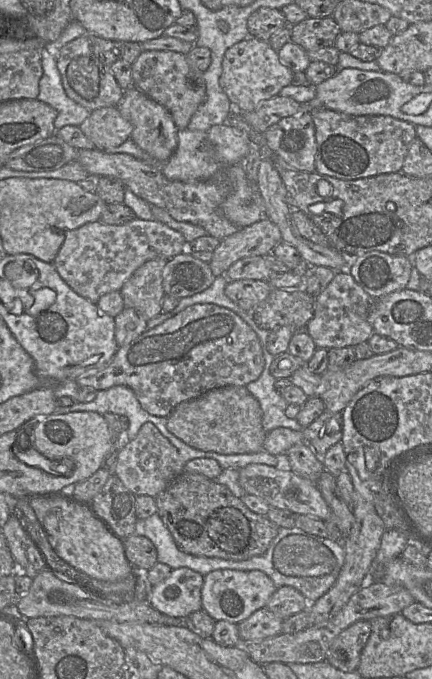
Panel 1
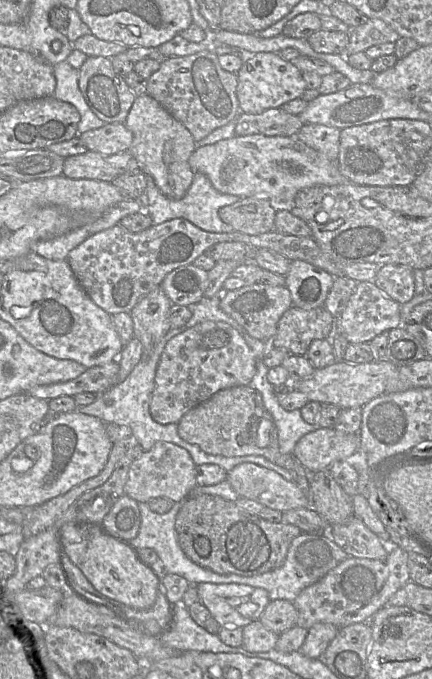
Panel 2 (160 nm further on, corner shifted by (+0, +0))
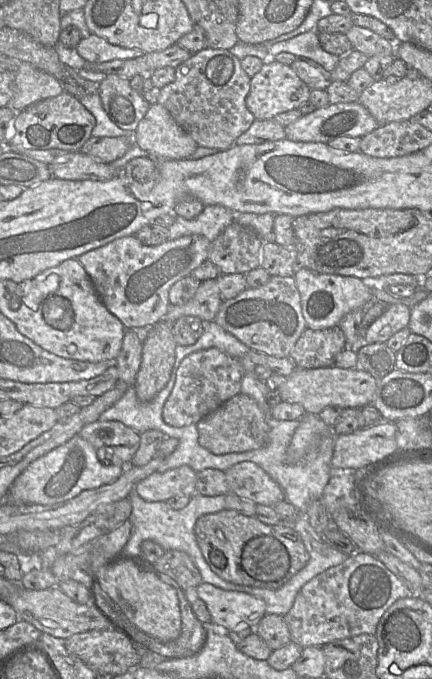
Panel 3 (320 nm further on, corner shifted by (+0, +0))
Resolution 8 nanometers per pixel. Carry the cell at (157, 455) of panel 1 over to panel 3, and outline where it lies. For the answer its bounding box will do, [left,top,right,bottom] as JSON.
[133,465,197,502]

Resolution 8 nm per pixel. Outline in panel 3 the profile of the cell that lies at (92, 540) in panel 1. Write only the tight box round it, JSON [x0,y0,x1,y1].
[97,559,181,642]

